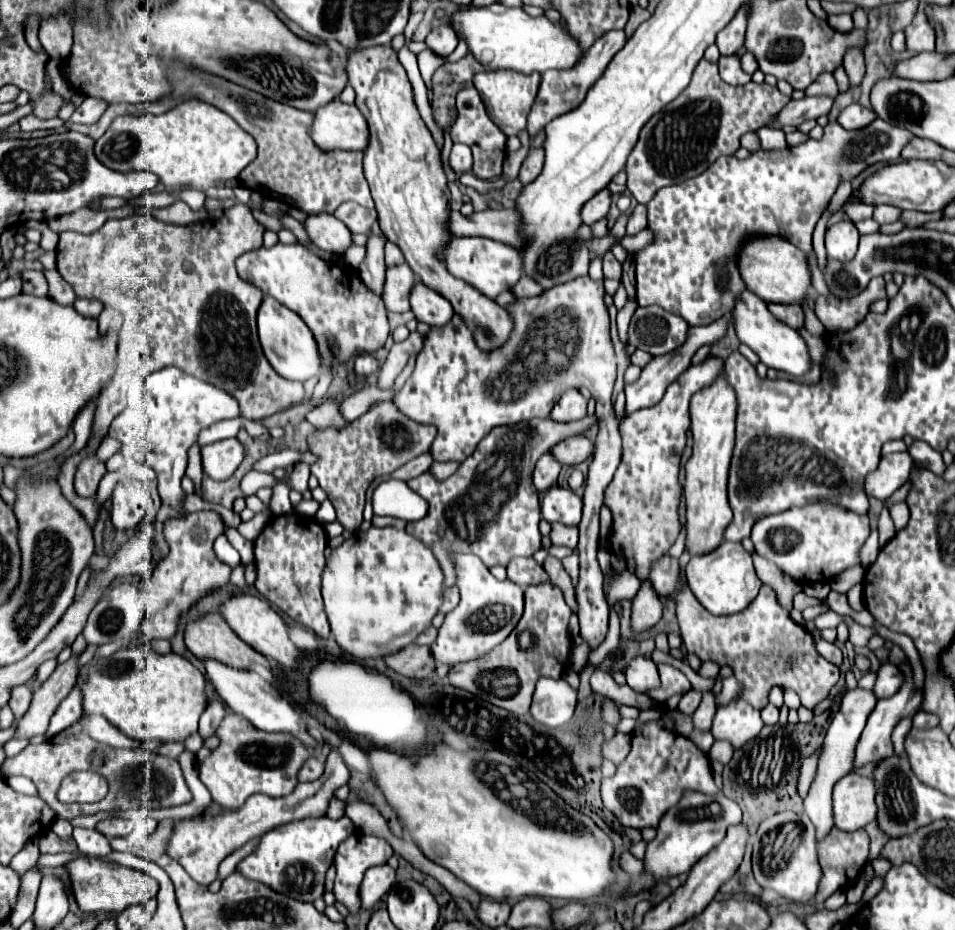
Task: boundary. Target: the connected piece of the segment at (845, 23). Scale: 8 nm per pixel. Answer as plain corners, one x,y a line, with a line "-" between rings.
830,14
828,18
826,18
826,22
828,22
828,26
830,28
834,28
836,32
850,32
854,26
852,26
852,16
850,14

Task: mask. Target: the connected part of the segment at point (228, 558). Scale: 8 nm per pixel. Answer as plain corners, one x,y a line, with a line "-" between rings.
224,534
216,538
216,542
214,542
214,552
216,552
216,556
218,556
222,562
226,562
226,564
232,566
232,568
240,564
240,554
232,548
232,544
226,540

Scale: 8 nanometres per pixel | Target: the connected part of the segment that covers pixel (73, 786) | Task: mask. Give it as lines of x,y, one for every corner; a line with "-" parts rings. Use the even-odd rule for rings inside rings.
80,772
76,774
76,782
64,784
64,800
66,802
98,802
106,796
106,780
96,772

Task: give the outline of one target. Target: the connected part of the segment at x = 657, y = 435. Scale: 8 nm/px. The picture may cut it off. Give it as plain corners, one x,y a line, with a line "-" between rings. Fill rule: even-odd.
710,356
704,362
690,366
676,382
672,382
664,398
652,406
638,410
620,422
622,436
622,462
614,474
614,480
604,492
604,504
612,512
612,528
608,538
608,550
624,558
634,558
636,576
640,582
648,578
652,562
660,560
676,542
682,524
678,518
682,488
678,484
680,456
686,446
686,432
690,428
688,404
690,398
712,384
724,370
724,360
-
620,548
620,552
618,552

